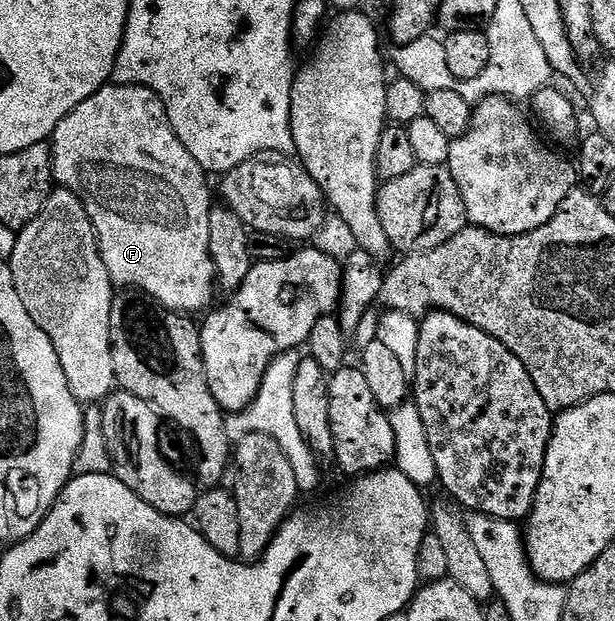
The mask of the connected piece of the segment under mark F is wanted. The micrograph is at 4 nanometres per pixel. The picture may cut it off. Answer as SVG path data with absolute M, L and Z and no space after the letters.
M107 83L102 89L95 91L95 95L83 99L83 103L79 103L79 107L72 109L59 123L59 127L55 127L51 138L51 148L53 151L53 176L56 184L61 187L70 187L75 191L80 190L83 194L87 215L97 232L97 242L101 248L103 263L107 263L109 273L118 286L136 287L138 290L148 293L158 305L163 305L167 309L176 309L178 313L186 315L196 314L196 309L208 310L214 304L213 289L215 293L218 283L217 268L211 259L211 243L207 231L207 219L211 208L209 185L205 182L207 173L195 159L195 155L191 155L191 151L187 151L187 147L183 147L179 135L171 127L165 105L161 102L161 97L157 92L140 83L132 85Z

